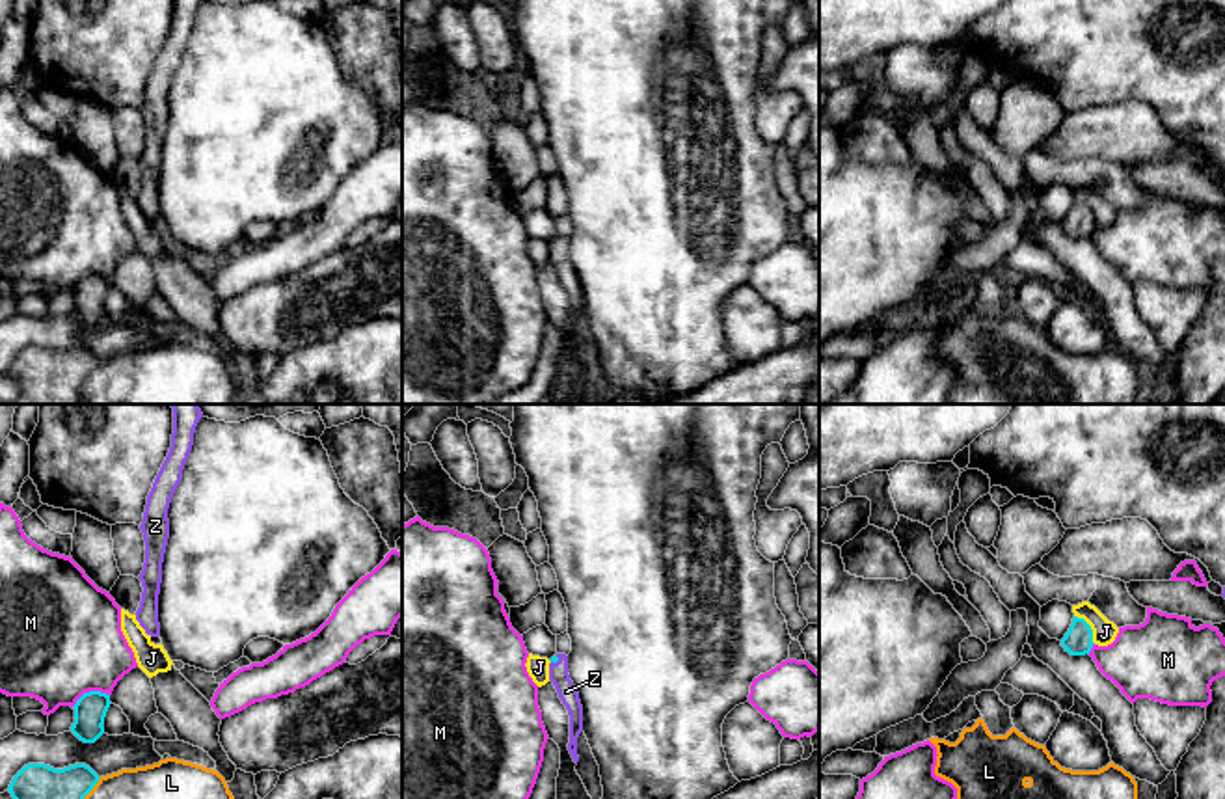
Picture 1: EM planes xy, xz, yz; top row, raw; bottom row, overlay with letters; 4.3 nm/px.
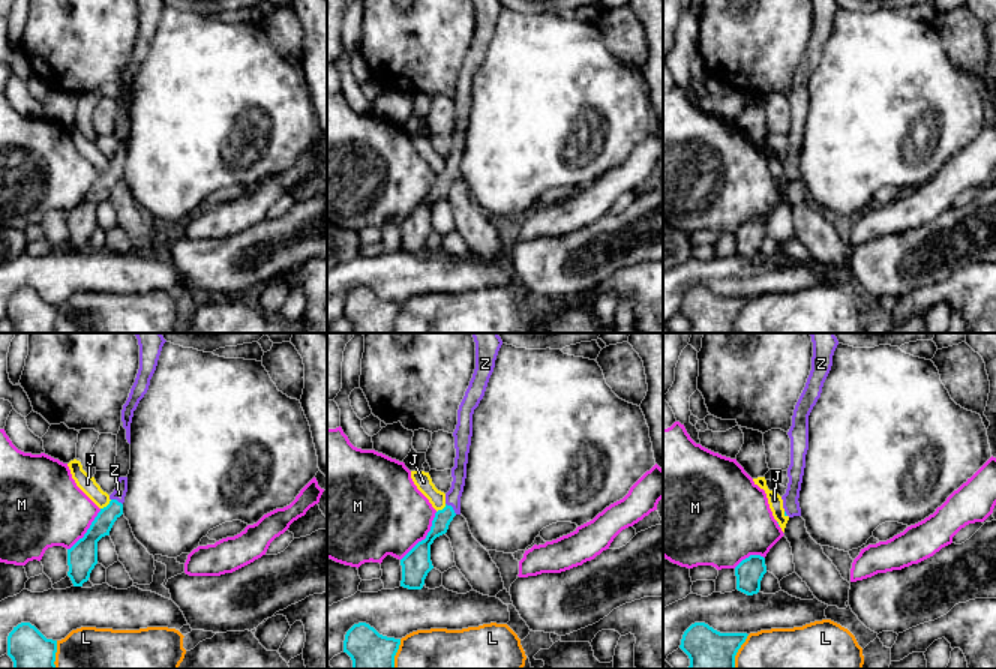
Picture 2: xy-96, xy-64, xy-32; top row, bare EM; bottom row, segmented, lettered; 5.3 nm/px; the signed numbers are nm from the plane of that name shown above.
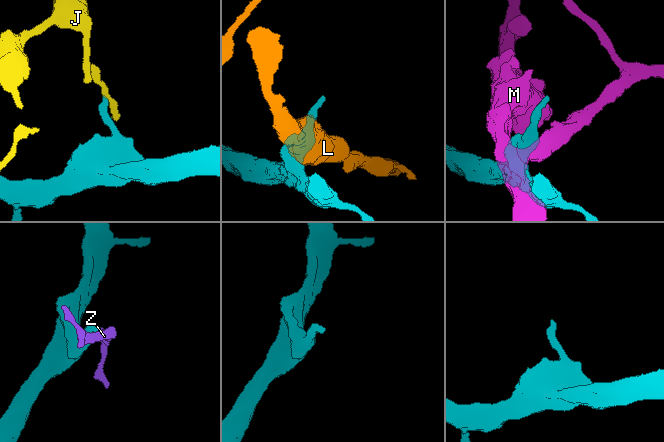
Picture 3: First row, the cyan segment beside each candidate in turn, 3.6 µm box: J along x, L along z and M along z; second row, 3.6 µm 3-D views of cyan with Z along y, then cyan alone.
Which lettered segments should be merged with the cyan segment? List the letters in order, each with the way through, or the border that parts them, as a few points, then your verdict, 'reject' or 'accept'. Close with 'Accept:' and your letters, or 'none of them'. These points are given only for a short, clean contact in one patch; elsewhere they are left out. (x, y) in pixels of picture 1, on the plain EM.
J: reject
L: reject
M: reject
Z: way xz (553, 241), (557, 243), (559, 257); accept
Accept: Z

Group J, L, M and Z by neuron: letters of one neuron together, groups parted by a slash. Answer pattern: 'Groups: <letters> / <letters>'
Groups: J / L / M / Z

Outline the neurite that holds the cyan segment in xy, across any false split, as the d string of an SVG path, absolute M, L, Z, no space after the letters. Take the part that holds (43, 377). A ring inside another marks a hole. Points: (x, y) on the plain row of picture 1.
M45 346L24 348L7 371L19 386L15 404L80 404L82 384L99 361L86 346L63 352Z

